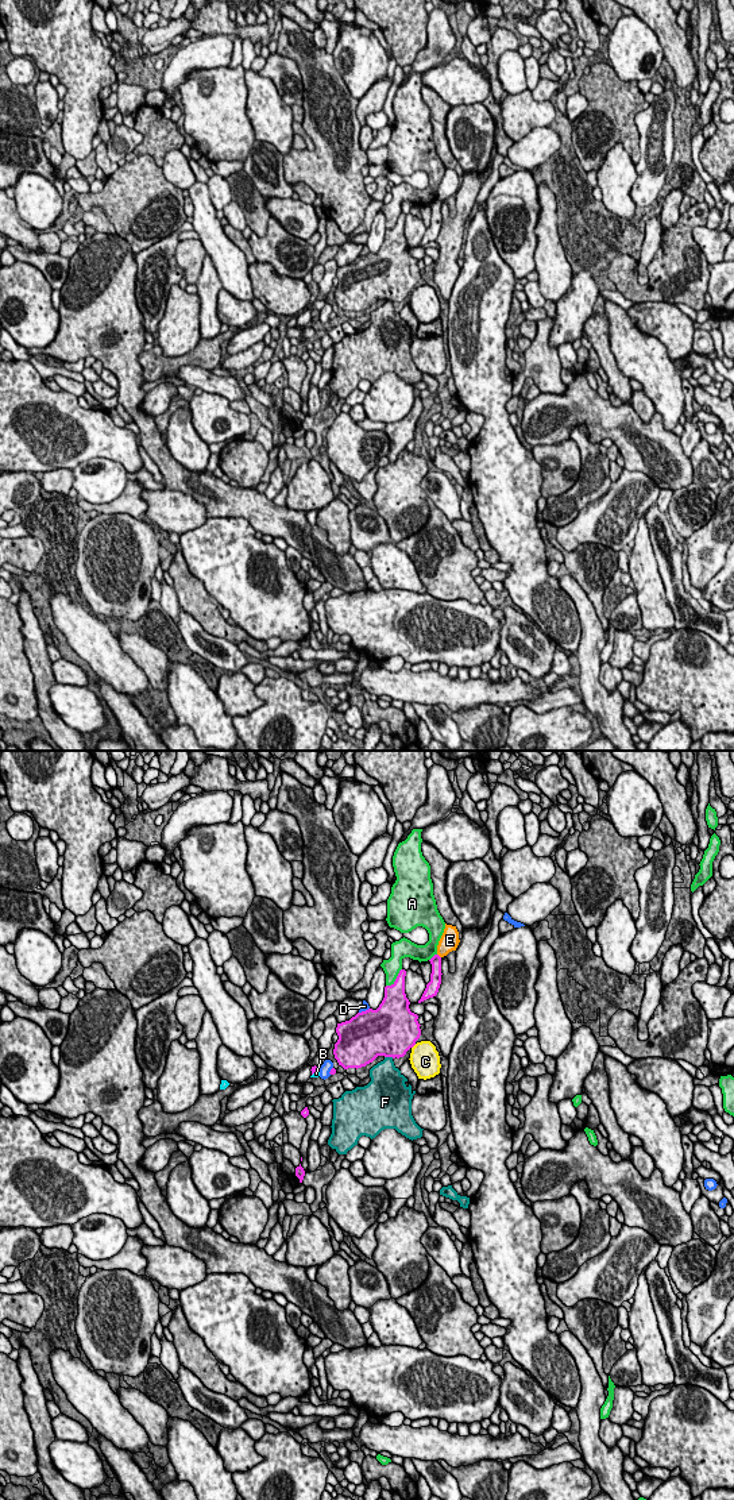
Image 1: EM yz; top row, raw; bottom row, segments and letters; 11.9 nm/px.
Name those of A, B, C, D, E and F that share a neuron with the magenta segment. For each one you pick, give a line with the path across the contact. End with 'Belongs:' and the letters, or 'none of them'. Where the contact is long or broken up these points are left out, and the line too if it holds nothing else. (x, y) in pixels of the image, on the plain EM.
Belongs: none of them

